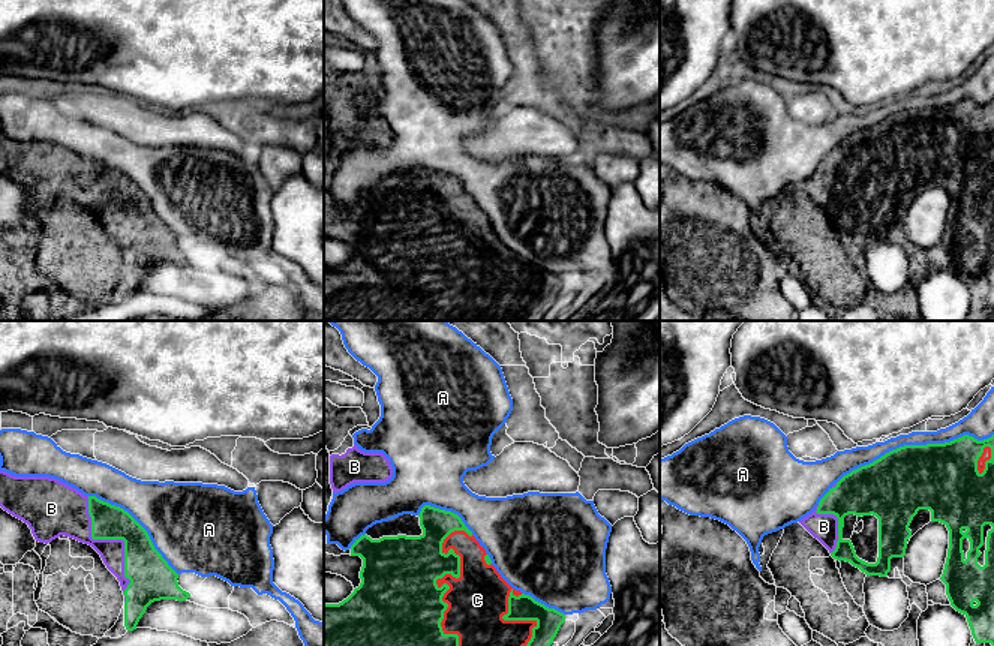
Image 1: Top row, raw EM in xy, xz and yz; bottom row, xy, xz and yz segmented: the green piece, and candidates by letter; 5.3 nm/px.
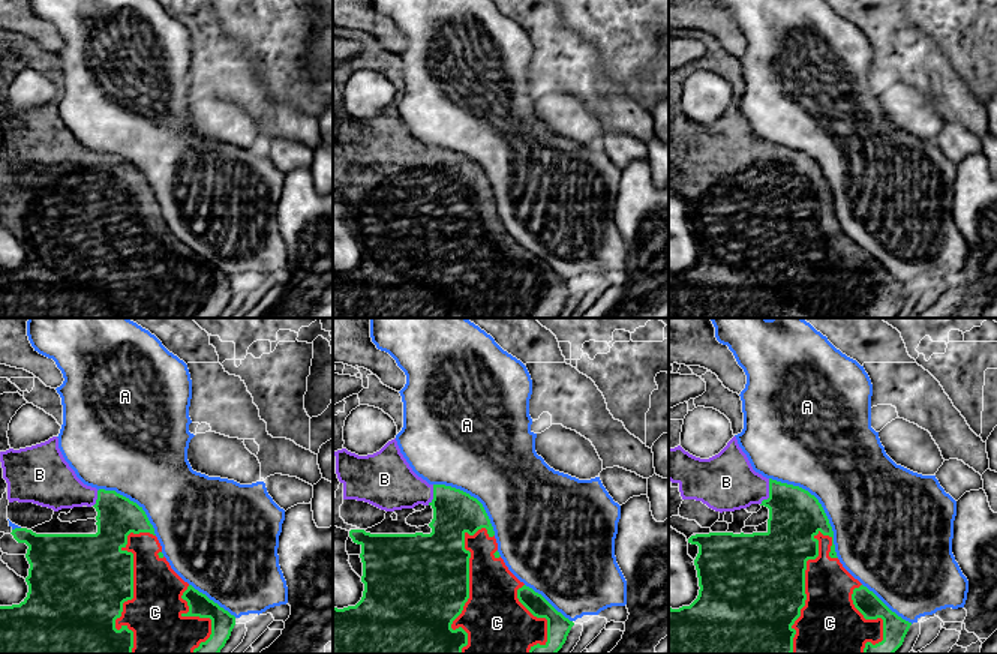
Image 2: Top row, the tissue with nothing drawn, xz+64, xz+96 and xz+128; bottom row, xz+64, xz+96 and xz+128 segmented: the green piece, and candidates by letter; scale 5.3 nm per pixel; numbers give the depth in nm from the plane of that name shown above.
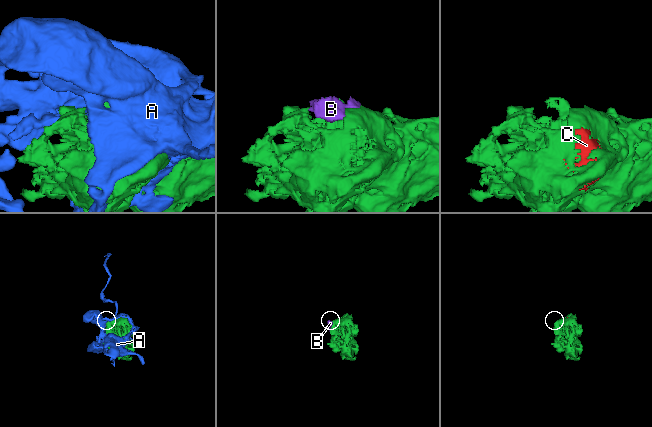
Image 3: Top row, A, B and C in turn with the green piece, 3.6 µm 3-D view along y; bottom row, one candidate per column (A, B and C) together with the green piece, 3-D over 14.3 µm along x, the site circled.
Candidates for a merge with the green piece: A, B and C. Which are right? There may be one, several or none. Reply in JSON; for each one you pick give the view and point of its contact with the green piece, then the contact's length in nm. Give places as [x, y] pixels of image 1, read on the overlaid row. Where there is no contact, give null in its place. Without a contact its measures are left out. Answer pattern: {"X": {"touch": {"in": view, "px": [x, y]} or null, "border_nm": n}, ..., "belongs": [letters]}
{"B": {"touch": {"in": "xy", "px": [113, 538]}, "border_nm": 550}, "C": {"touch": {"in": "xz", "px": [435, 582]}, "border_nm": 600}, "belongs": ["B", "C"]}

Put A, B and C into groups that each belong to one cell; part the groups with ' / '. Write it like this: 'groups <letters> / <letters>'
groups A / B C

